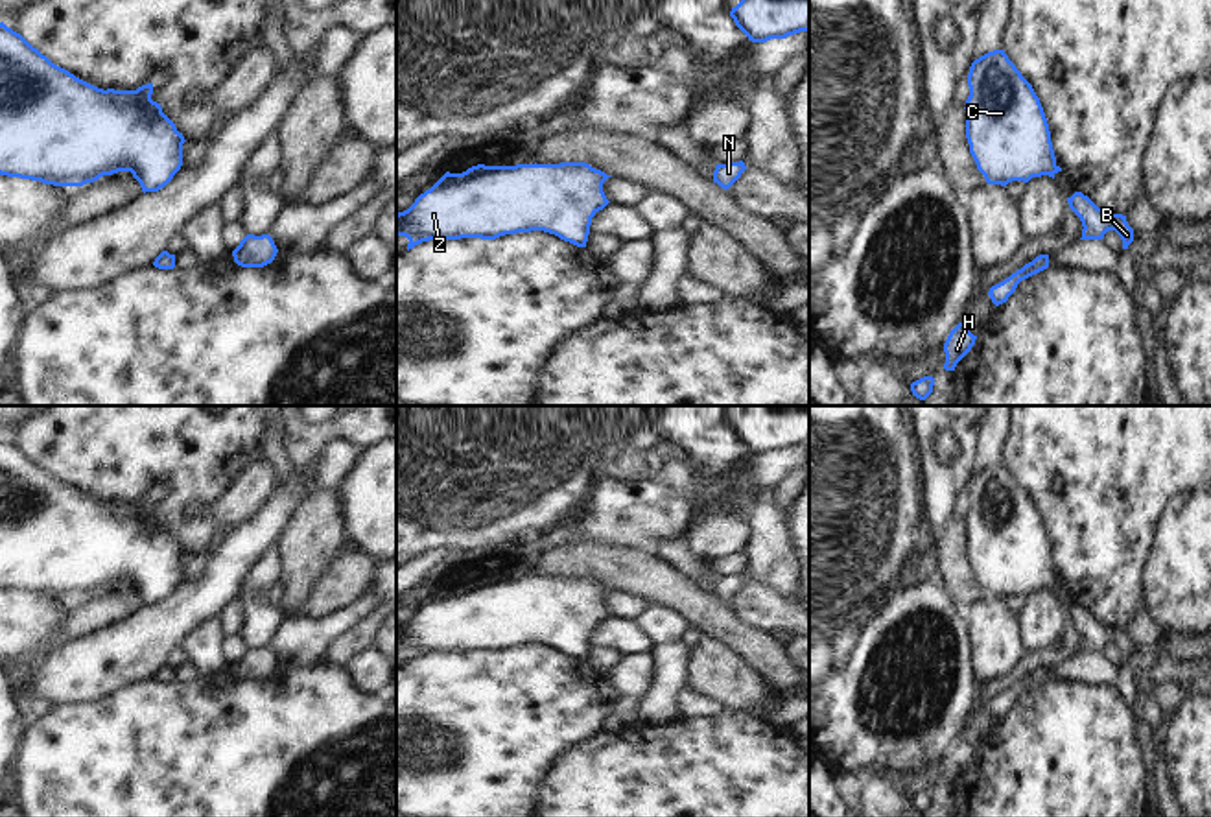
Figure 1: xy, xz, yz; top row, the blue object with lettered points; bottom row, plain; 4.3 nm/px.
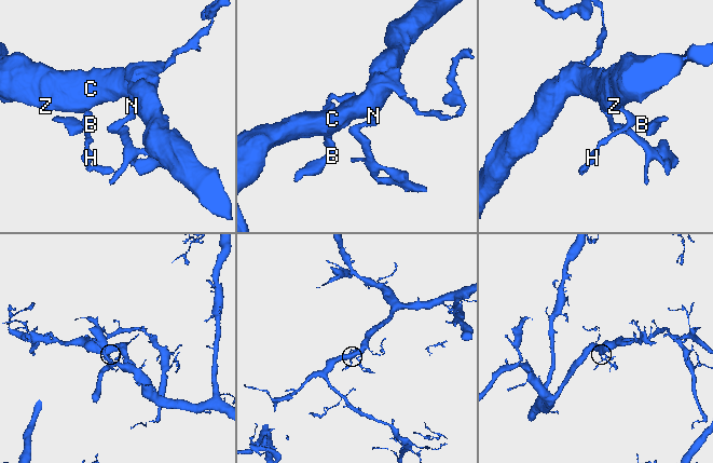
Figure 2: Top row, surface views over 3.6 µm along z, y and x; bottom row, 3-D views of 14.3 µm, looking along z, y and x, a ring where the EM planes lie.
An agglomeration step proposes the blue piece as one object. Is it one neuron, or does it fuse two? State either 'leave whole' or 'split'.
leave whole

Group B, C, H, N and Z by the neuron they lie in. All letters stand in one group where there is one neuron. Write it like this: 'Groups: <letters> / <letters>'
Groups: B C H N Z

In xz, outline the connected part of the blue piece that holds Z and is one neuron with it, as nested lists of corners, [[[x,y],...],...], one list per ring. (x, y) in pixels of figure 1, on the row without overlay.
[[[586,575],[477,577],[463,586],[446,585],[407,623],[396,627],[396,649],[409,653],[409,664],[429,653],[496,653],[505,647],[544,644],[577,660],[586,660],[592,631],[610,616],[603,605],[608,590],[612,588]]]

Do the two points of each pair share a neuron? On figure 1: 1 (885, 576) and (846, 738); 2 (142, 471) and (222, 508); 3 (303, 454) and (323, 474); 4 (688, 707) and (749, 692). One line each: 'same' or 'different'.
1: different
2: different
3: different
4: different

